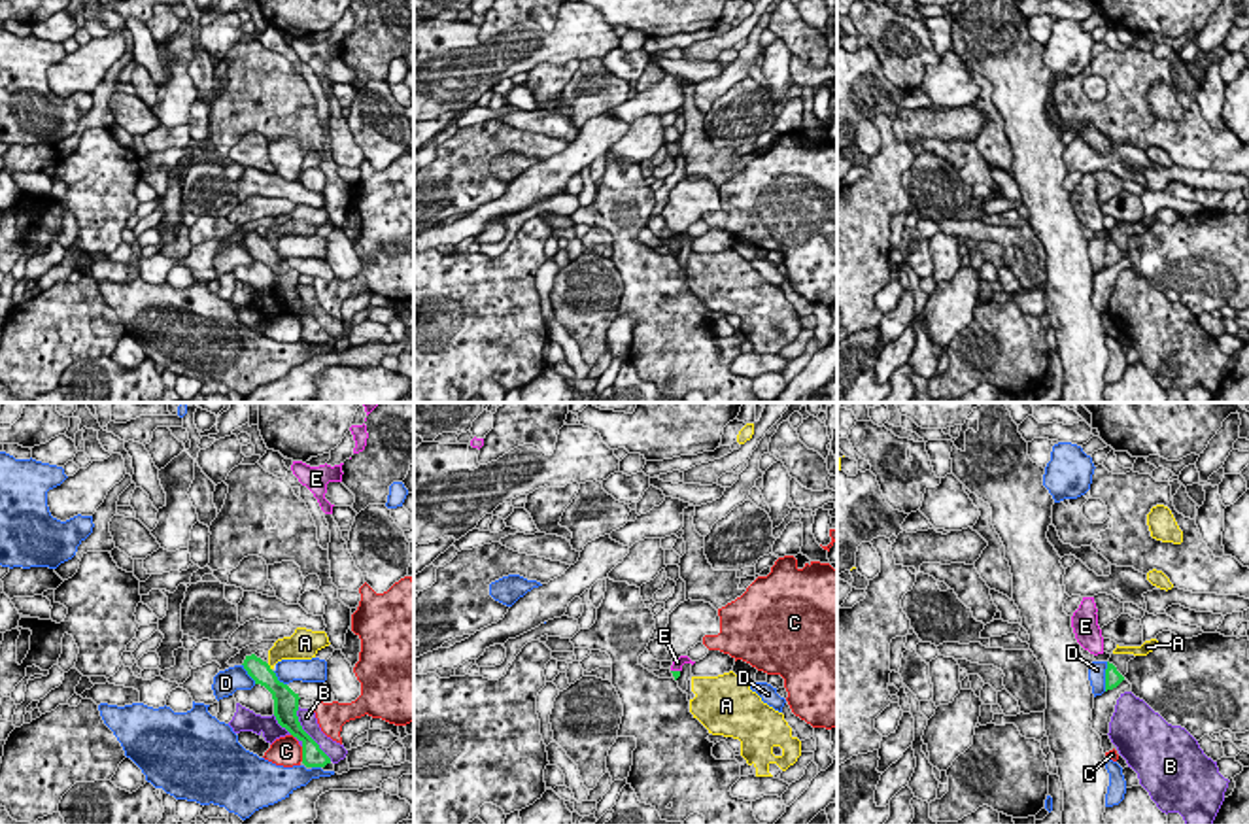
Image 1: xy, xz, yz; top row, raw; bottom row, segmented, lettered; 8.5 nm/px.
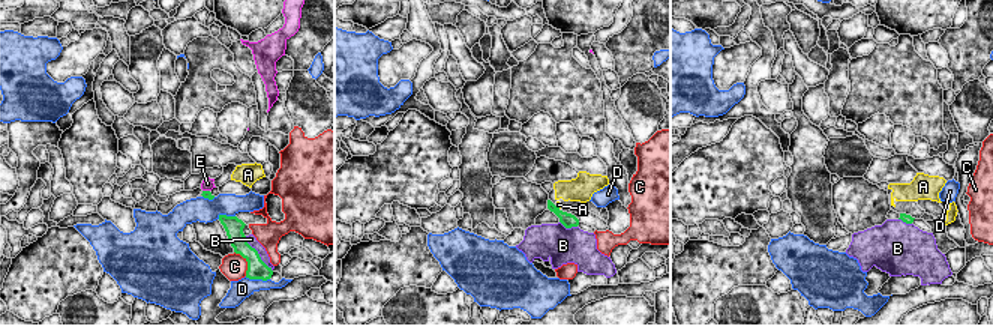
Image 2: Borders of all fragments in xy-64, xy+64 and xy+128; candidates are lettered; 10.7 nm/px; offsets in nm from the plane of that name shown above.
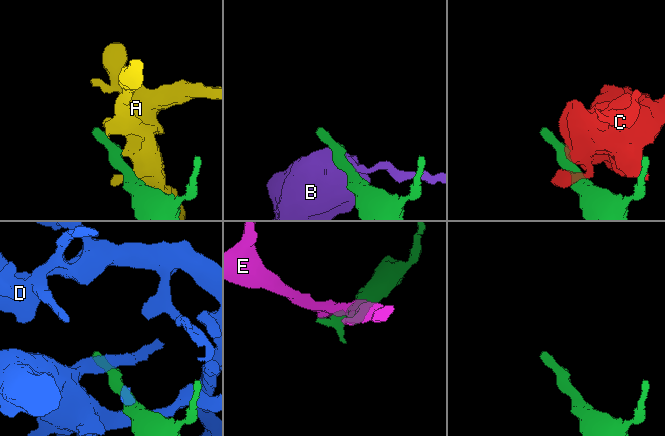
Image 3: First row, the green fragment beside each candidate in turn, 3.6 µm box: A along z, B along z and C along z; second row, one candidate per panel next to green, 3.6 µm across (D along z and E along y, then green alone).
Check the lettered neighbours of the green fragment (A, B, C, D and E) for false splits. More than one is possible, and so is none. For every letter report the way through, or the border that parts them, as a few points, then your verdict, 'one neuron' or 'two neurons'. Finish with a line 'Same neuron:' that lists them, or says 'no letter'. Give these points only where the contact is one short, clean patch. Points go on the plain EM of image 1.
A: border xy (267, 240), (271, 246); two neurons
B: two neurons
C: two neurons
D: two neurons
E: way xz (675, 250), (675, 248), (677, 239); one neuron
Same neuron: E

